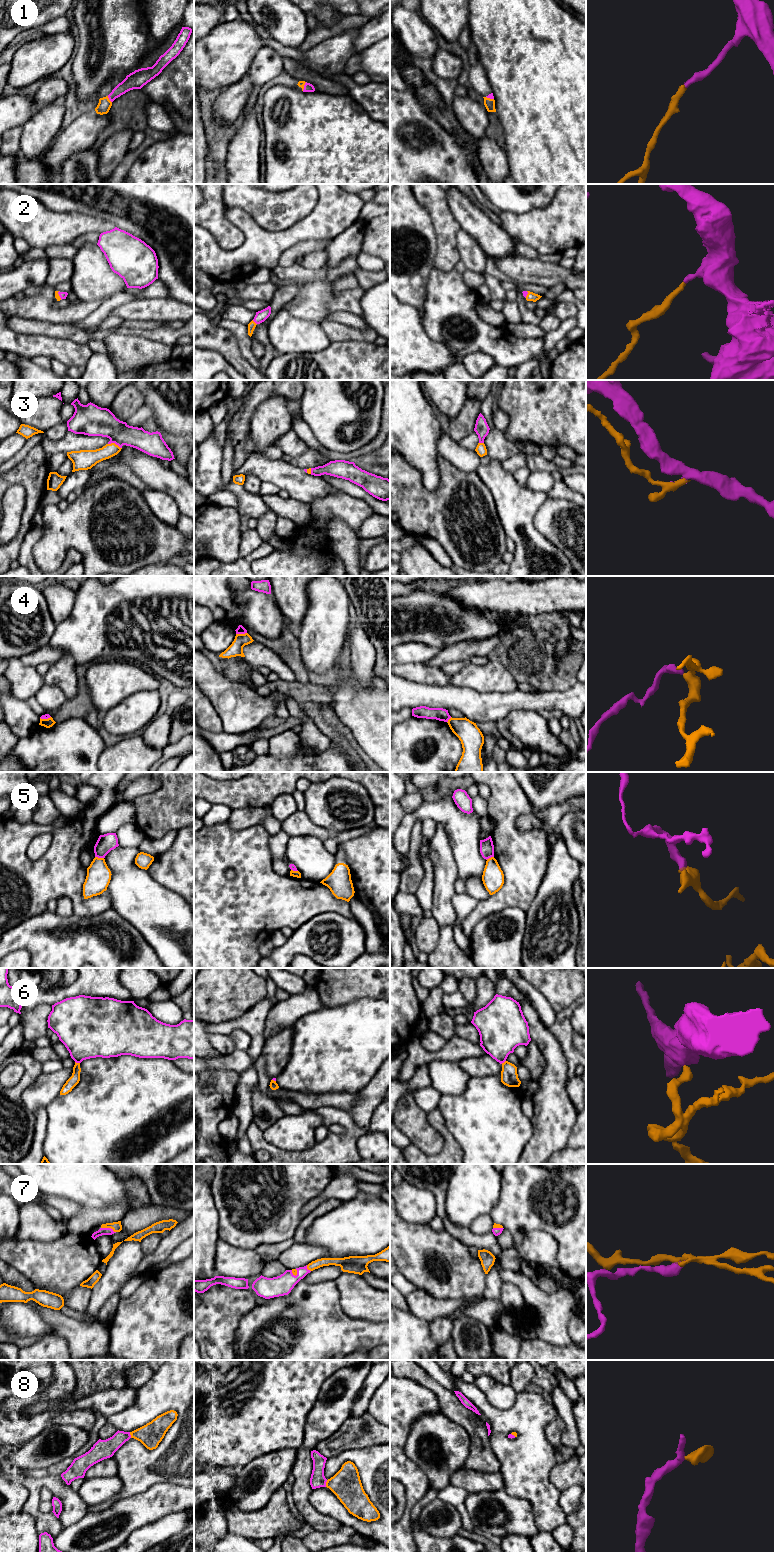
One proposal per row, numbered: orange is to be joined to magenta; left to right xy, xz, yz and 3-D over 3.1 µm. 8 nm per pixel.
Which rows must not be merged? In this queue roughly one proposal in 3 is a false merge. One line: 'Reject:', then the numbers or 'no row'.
Reject: 4, 5, 6

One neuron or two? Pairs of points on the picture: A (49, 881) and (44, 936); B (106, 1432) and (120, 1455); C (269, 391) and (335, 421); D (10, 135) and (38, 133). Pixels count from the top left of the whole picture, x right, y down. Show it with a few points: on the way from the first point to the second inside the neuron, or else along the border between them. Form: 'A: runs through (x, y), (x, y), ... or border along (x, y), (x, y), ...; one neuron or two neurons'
A: border along (46, 909), (25, 920); two neurons
B: border along (107, 1422), (115, 1428); two neurons
C: border along (304, 390), (299, 399); two neurons
D: border along (22, 126), (19, 153); two neurons

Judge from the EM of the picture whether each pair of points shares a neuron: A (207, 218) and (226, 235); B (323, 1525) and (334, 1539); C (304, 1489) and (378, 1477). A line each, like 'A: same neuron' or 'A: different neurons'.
A: same neuron
B: different neurons
C: different neurons

